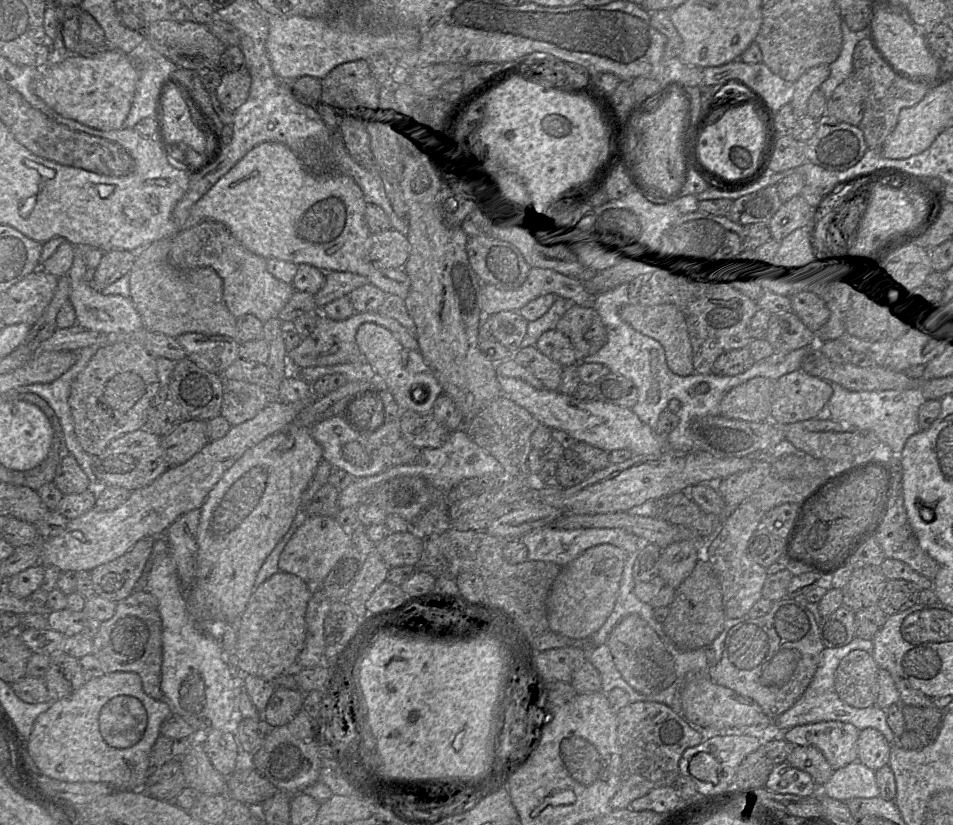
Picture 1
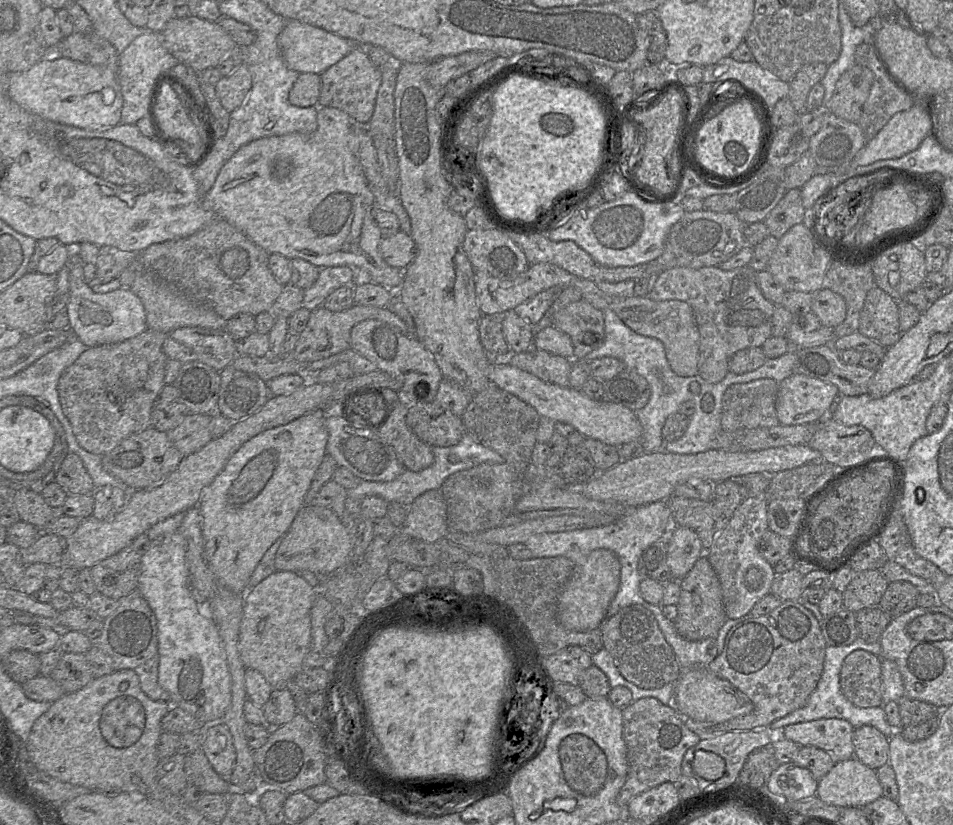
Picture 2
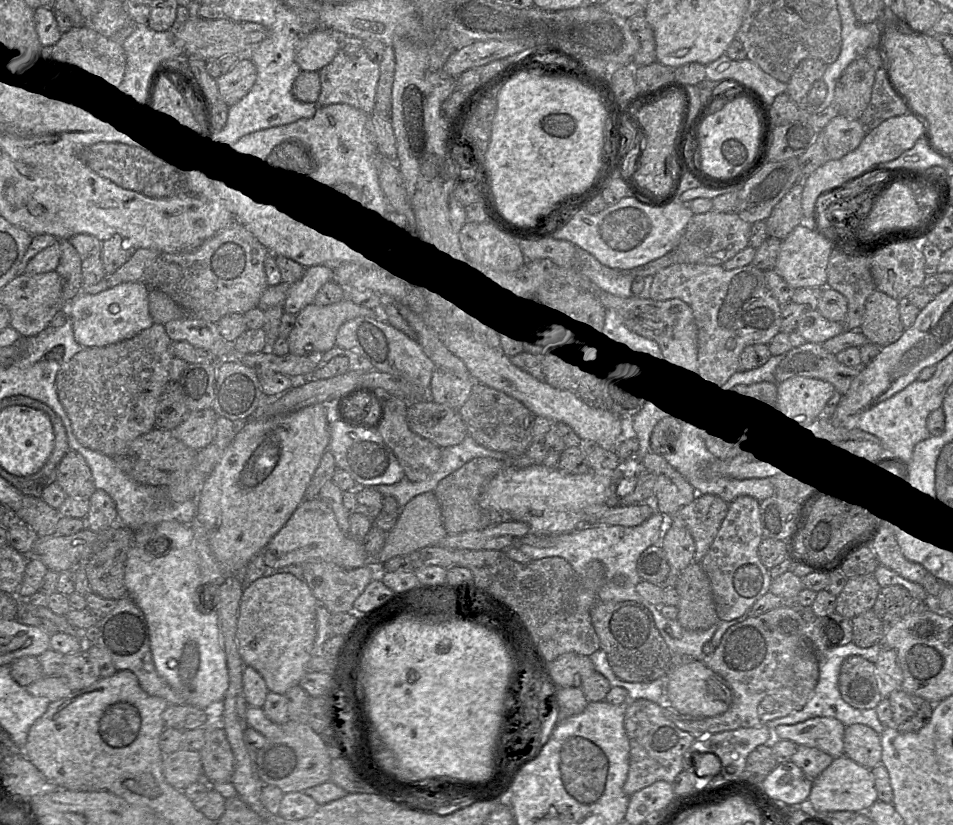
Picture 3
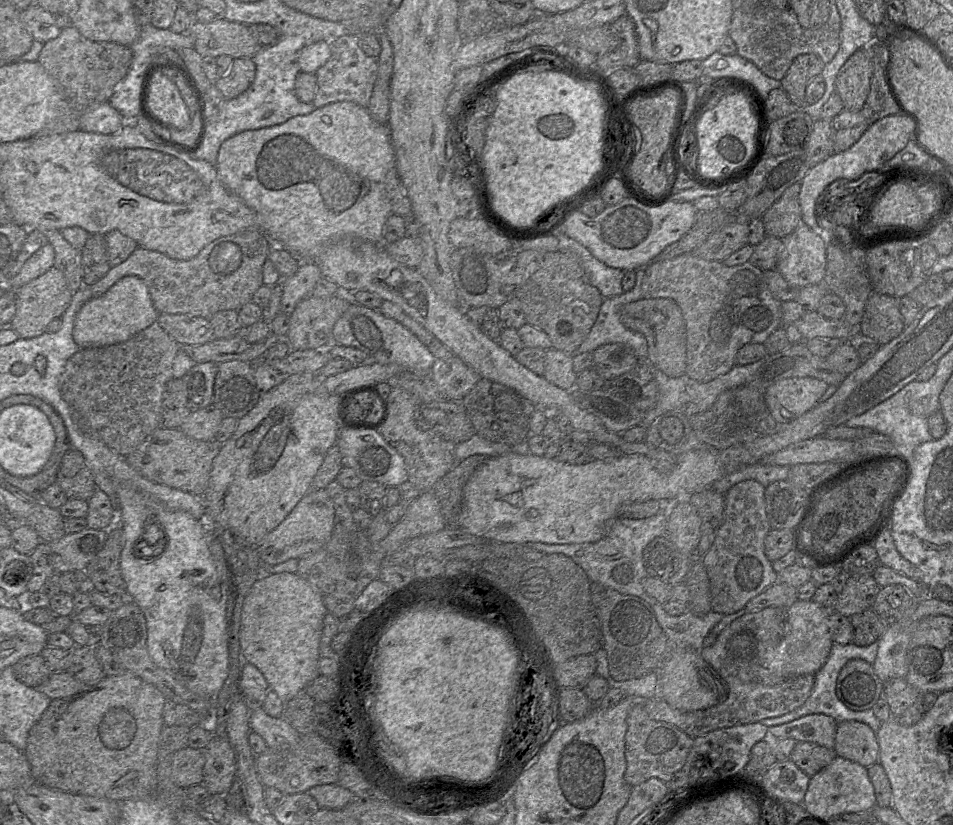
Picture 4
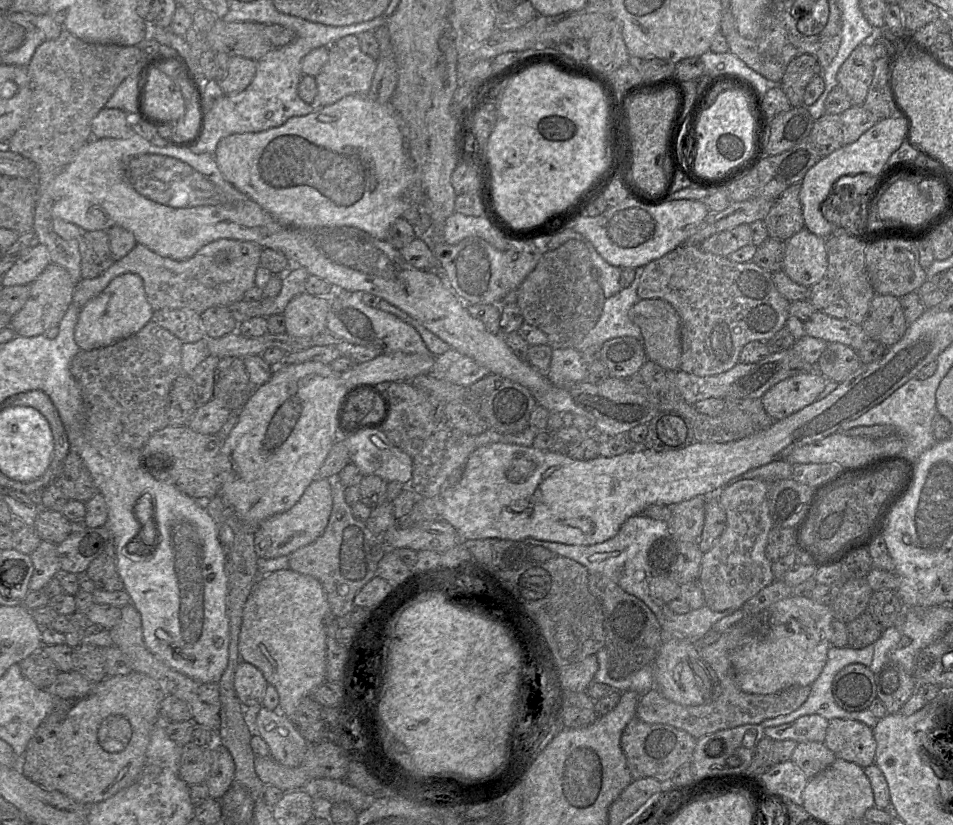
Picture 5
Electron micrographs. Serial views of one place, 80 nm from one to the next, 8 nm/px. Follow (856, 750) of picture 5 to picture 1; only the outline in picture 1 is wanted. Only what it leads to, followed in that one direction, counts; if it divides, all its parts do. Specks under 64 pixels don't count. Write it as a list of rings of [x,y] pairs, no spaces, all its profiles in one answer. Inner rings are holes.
[[[875,728],[859,732],[857,750],[858,760],[874,771],[889,764],[891,743]]]

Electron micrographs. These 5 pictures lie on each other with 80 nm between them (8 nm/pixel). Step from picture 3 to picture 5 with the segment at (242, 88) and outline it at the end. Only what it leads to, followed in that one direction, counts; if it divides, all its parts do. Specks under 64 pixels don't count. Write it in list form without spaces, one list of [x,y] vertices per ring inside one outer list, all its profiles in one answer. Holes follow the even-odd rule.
[[[230,56],[226,76],[218,82],[224,95],[236,95],[244,91],[255,77],[256,66],[257,62],[251,59]]]

